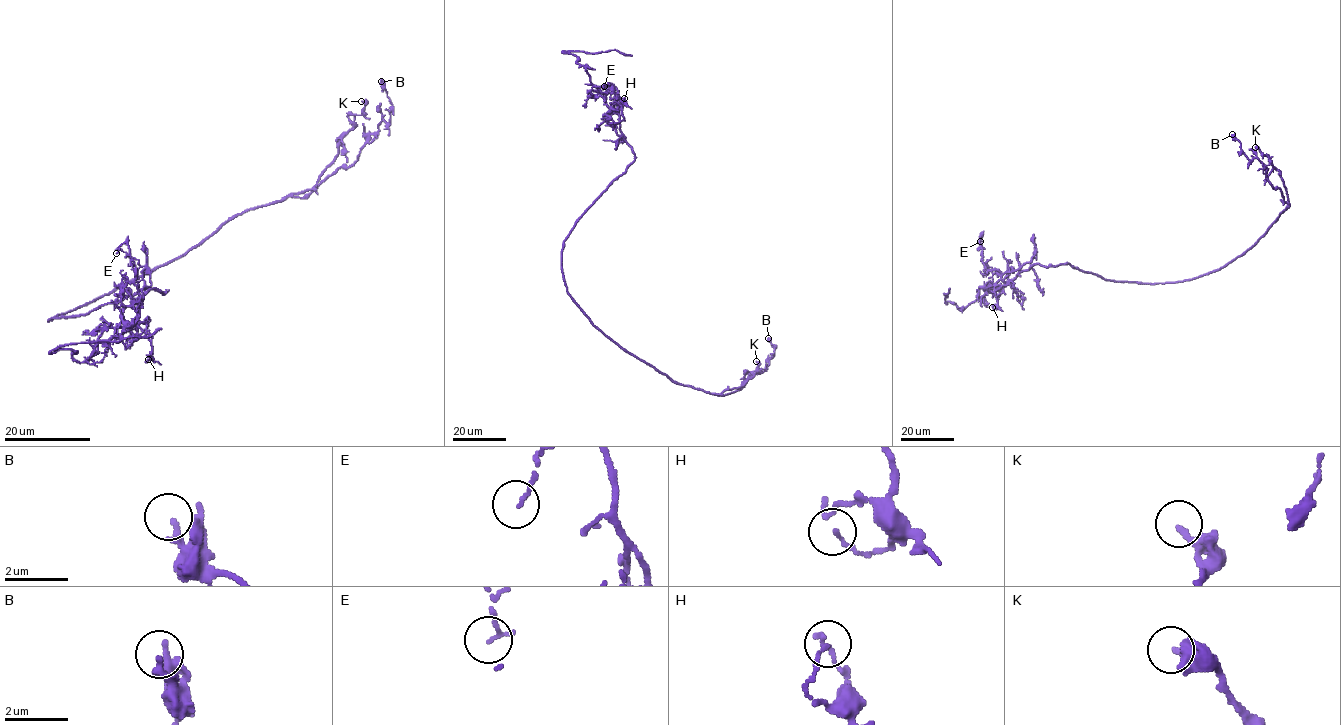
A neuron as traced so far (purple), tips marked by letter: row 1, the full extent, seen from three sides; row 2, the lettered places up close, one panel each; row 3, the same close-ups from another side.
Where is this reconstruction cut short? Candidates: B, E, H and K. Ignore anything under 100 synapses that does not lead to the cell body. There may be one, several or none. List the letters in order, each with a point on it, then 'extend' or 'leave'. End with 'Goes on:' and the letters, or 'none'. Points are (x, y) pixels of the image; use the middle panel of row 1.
B: at (768, 338); leave
E: at (604, 86); leave
H: at (624, 98); leave
K: at (756, 361); leave
Goes on: none

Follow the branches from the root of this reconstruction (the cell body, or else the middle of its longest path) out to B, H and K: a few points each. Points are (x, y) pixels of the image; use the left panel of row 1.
B: (48, 319), (172, 262), (238, 214), (316, 188), (352, 165), (383, 118), (390, 119), (381, 81)
H: (48, 319), (165, 292), (124, 309), (151, 338), (148, 359)
K: (48, 319), (172, 262), (238, 214), (288, 196), (306, 197), (338, 153), (338, 140), (361, 114), (361, 101)

